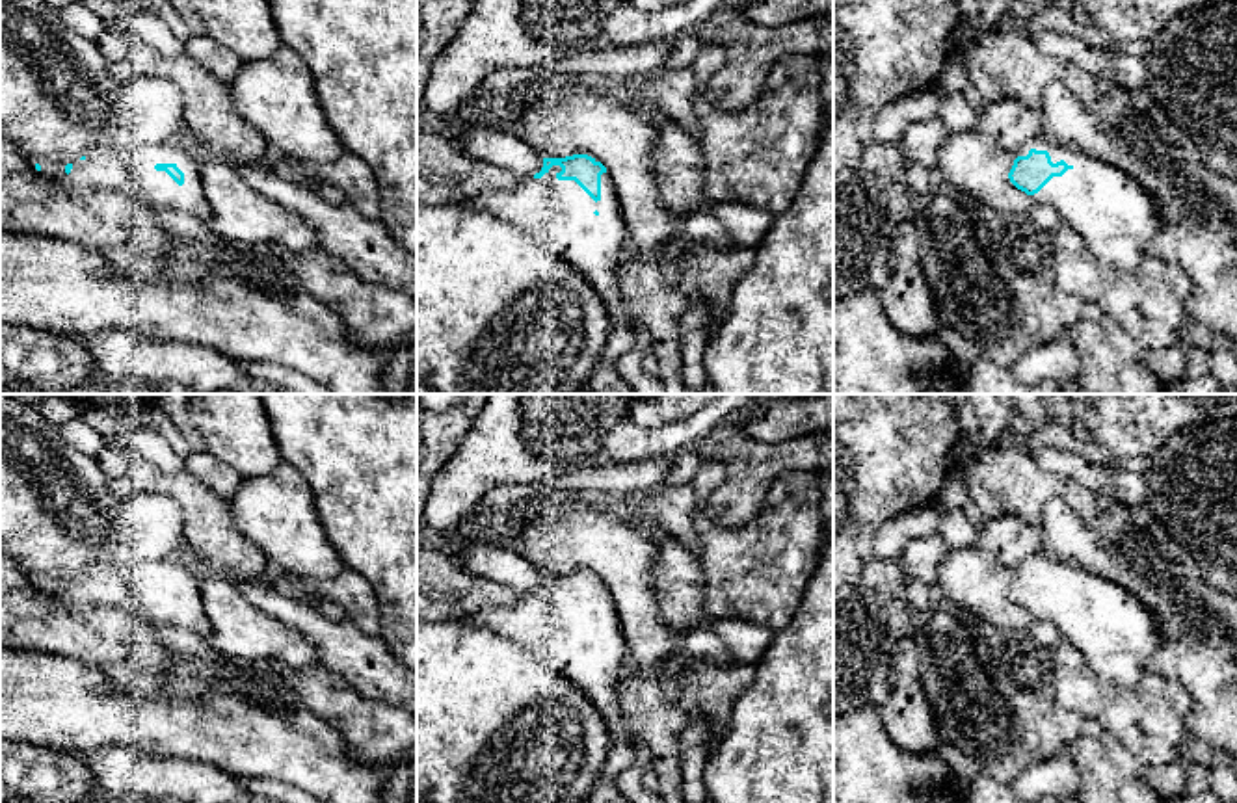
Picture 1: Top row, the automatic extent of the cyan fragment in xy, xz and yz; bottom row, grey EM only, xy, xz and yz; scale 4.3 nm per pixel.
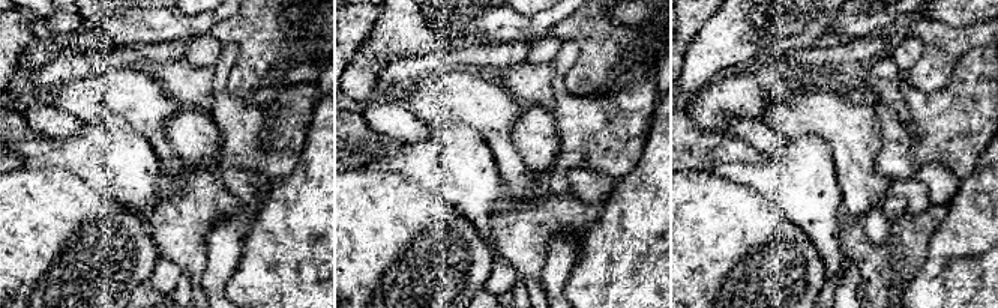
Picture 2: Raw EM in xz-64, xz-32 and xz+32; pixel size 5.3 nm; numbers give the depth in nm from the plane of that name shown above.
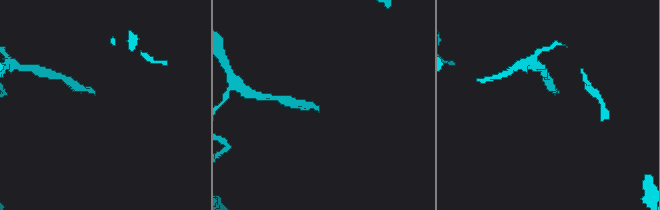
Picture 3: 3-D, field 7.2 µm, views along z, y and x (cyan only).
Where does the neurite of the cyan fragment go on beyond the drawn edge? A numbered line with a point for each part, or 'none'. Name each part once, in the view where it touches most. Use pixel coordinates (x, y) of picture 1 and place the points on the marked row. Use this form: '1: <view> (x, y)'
1: xz (558, 216)

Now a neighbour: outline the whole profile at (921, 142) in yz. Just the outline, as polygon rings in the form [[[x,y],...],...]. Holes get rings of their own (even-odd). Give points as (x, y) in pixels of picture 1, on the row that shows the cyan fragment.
[[[936,115],[910,125],[898,145],[906,162],[917,162],[936,171],[938,152],[947,136],[947,126]]]

